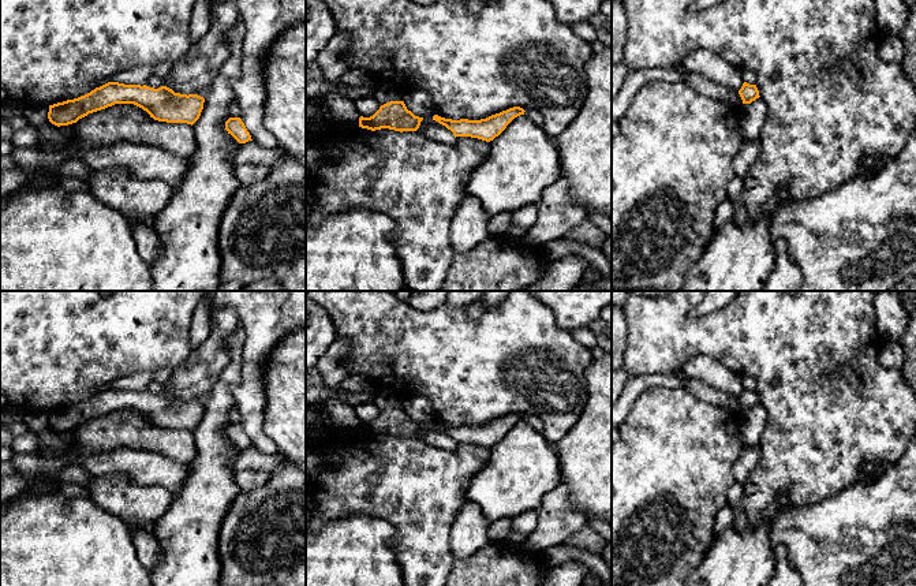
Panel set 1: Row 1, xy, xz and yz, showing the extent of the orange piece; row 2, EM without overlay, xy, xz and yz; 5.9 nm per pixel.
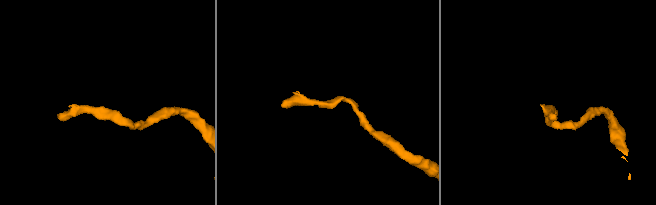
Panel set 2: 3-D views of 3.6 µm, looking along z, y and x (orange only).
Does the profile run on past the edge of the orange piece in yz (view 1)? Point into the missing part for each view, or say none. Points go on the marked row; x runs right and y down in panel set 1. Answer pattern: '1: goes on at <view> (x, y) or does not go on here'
1: does not go on here

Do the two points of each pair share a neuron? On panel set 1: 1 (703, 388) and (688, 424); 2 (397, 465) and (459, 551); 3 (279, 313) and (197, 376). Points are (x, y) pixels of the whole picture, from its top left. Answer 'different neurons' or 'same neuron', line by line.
1: different neurons
2: different neurons
3: same neuron

